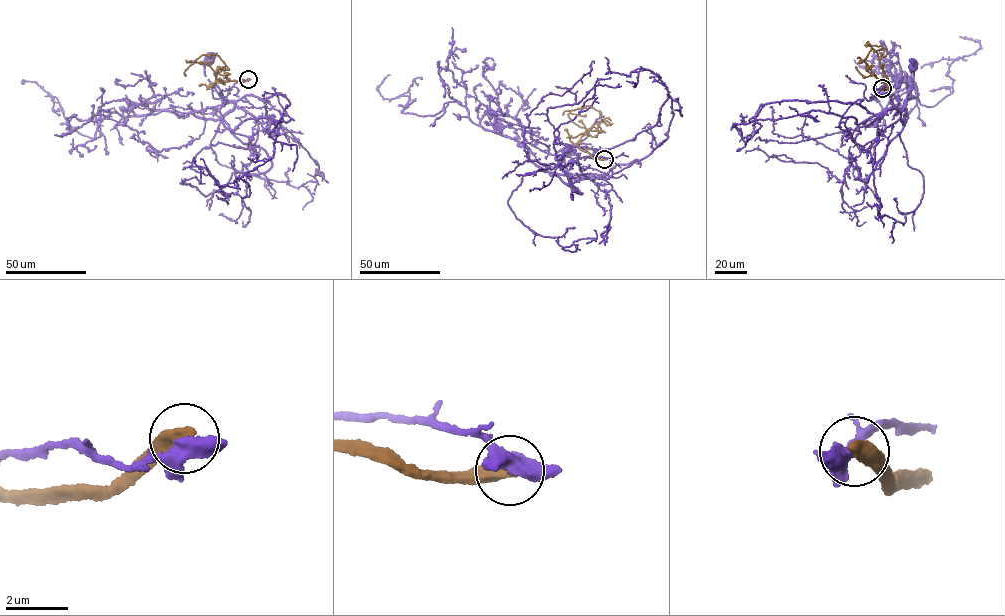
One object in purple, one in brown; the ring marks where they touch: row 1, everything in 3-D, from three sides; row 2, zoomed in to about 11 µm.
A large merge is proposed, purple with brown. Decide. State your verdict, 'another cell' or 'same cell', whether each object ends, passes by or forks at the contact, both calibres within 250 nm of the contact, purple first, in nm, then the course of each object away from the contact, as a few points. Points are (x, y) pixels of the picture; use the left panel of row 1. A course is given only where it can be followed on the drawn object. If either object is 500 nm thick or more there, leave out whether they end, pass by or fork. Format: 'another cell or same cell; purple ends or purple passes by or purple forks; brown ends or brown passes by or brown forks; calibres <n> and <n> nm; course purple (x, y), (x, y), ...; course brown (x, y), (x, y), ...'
another cell; purple forks; brown ends; calibres 400 and 480 nm; course purple (248, 79), (235, 83), (226, 97), (227, 101), (233, 102), (224, 100), (205, 76), (208, 59); course brown (248, 79), (210, 87), (216, 72), (227, 68), (219, 57), (203, 54), (186, 60), (213, 61)

